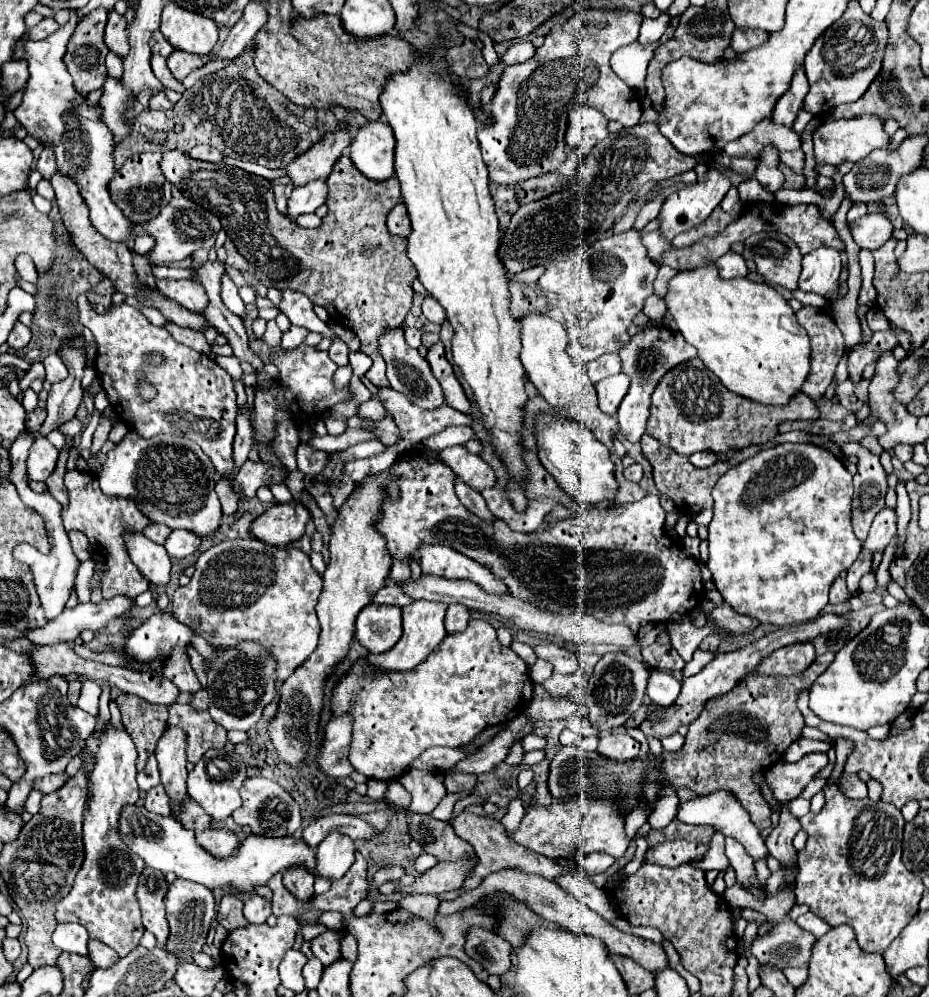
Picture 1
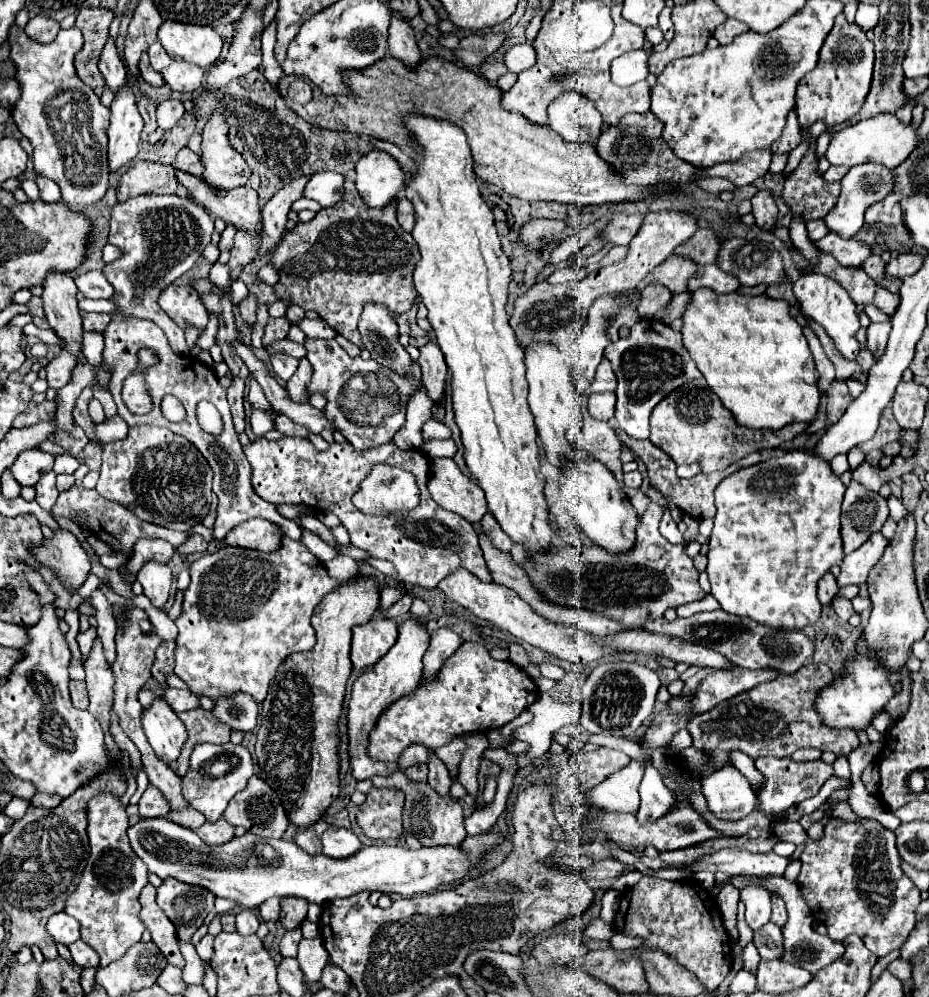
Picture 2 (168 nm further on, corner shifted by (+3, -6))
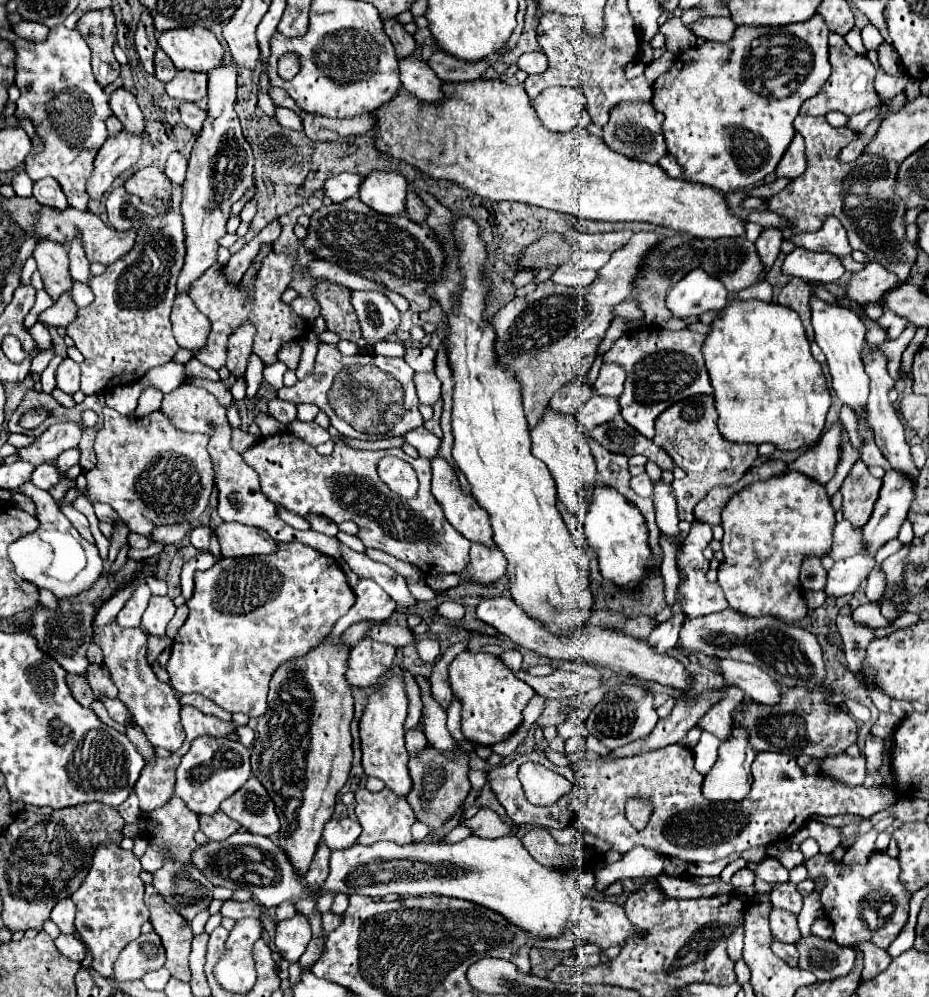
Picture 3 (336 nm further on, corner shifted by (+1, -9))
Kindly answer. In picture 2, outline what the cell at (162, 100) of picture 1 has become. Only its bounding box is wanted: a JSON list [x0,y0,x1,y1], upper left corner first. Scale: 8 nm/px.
[157,100,185,128]

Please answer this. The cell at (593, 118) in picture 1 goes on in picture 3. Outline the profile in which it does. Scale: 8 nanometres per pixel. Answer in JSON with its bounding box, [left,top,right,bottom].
[533,87,591,133]

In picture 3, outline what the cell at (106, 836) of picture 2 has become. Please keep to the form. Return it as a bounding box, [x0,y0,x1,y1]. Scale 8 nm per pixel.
[71,843,149,977]

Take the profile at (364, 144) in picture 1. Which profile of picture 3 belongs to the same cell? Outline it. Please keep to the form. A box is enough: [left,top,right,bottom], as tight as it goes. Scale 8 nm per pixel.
[359,171,407,215]

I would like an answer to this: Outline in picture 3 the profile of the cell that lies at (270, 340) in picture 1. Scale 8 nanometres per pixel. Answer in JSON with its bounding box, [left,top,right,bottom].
[189,253,307,369]

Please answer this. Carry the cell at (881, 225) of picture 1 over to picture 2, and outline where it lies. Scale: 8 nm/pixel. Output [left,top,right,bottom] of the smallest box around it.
[815,232,873,266]

